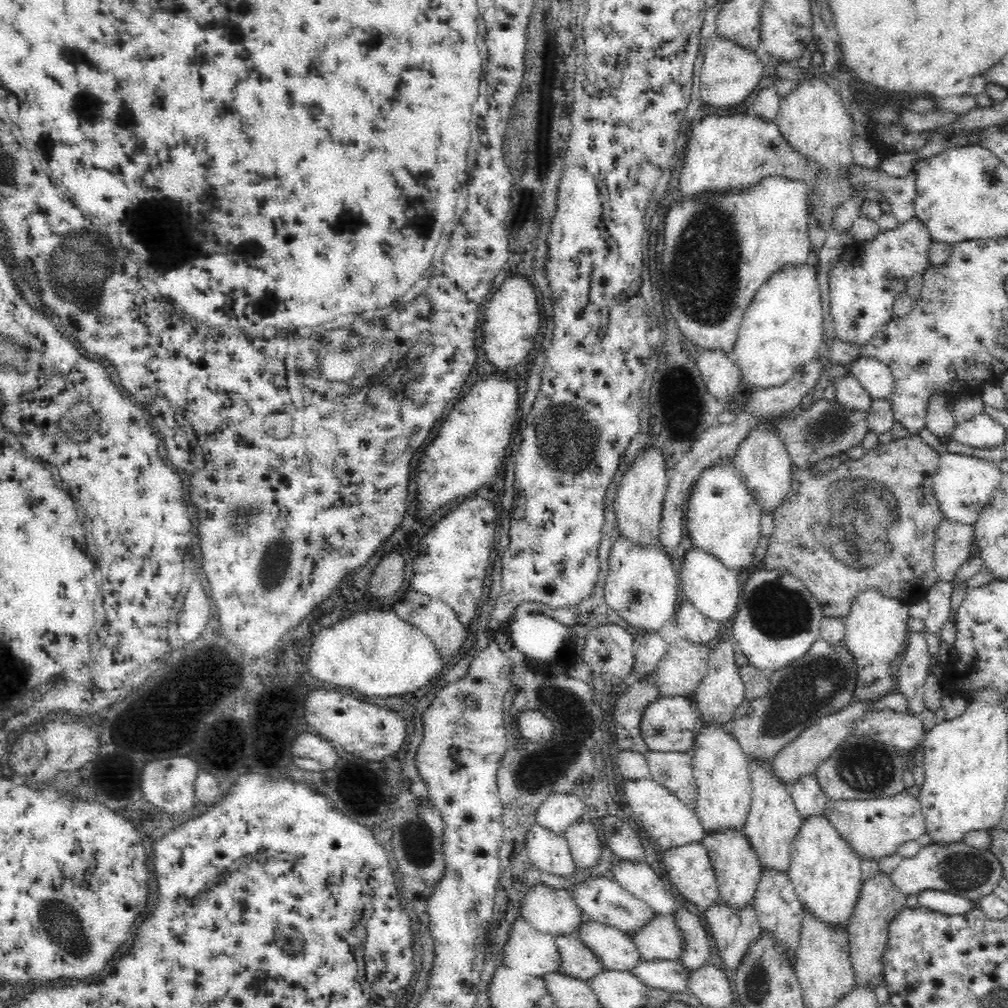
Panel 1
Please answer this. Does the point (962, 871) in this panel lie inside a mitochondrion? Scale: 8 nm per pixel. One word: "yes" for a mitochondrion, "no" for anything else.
yes

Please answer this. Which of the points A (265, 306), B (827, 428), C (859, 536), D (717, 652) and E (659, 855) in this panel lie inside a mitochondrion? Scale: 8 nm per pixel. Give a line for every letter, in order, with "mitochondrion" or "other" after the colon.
A: other
B: mitochondrion
C: mitochondrion
D: other
E: other

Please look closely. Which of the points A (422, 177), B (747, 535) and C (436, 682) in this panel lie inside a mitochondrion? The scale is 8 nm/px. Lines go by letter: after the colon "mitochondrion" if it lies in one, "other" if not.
A: other
B: other
C: other

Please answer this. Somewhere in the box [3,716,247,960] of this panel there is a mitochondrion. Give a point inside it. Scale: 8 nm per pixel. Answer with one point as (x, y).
(57, 919)

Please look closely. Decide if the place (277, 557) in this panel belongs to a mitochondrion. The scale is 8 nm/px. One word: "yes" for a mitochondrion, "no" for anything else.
yes

